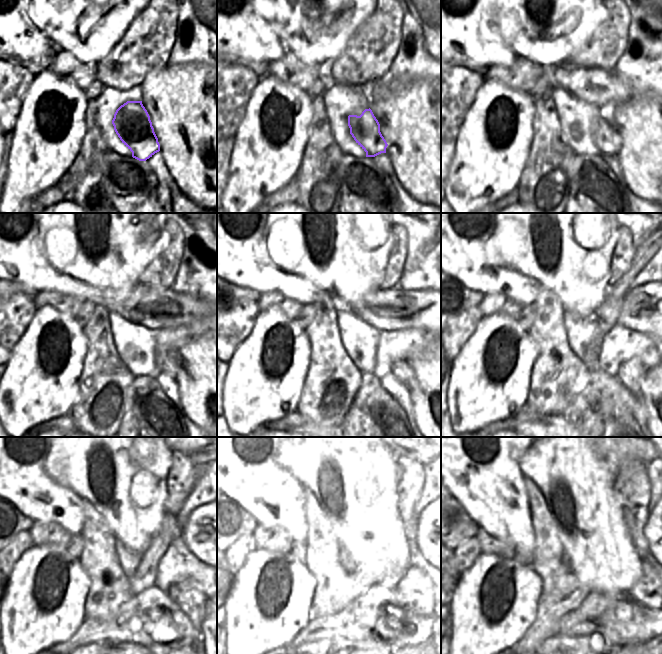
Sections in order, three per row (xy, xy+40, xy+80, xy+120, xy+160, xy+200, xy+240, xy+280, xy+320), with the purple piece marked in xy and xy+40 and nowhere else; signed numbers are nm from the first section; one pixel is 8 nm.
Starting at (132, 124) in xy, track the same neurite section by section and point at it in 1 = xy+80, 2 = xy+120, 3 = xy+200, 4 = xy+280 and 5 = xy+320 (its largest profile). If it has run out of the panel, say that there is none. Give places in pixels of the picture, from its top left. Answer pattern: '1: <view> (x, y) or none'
1: xy+80 (607, 139)
2: xy+120 (168, 341)
3: xy+200 (619, 351)
4: xy+280 (414, 588)
5: xy+320 (644, 593)

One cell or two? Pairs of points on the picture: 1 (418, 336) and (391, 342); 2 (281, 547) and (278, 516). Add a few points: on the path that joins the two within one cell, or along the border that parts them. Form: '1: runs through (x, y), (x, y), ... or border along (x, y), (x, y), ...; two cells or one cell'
1: runs through (411, 341), (398, 342); one cell
2: border along (258, 524), (270, 526), (292, 540); two cells

